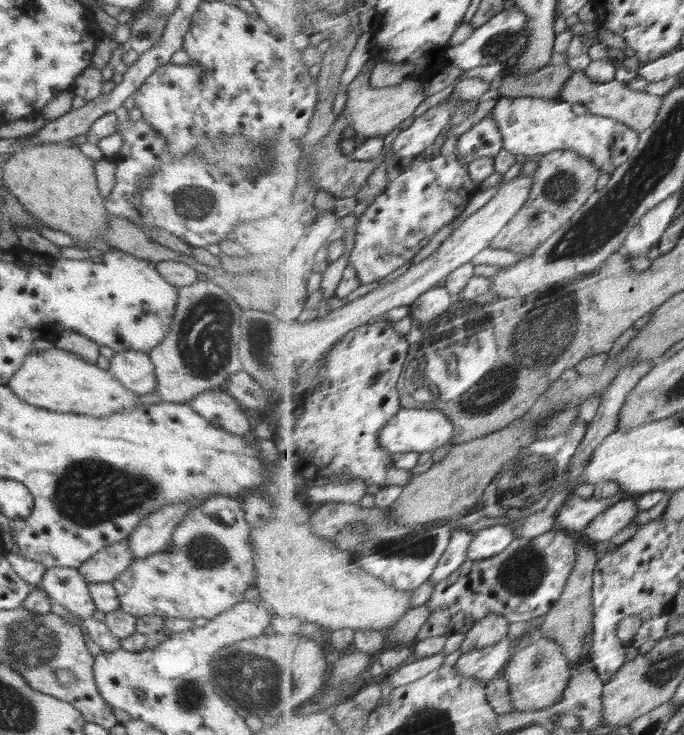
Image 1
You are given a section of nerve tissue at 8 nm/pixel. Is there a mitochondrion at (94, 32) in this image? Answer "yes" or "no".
no

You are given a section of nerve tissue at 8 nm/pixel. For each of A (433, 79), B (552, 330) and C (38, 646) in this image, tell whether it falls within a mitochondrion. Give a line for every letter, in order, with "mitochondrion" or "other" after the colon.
A: other
B: mitochondrion
C: mitochondrion

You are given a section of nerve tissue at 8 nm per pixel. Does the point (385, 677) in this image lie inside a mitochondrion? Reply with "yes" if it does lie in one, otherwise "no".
no

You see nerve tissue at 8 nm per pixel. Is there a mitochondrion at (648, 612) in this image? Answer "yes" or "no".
no

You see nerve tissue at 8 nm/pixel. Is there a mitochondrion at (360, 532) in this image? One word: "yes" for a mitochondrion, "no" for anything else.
yes

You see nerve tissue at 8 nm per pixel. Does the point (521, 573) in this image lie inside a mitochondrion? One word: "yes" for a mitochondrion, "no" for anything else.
yes

